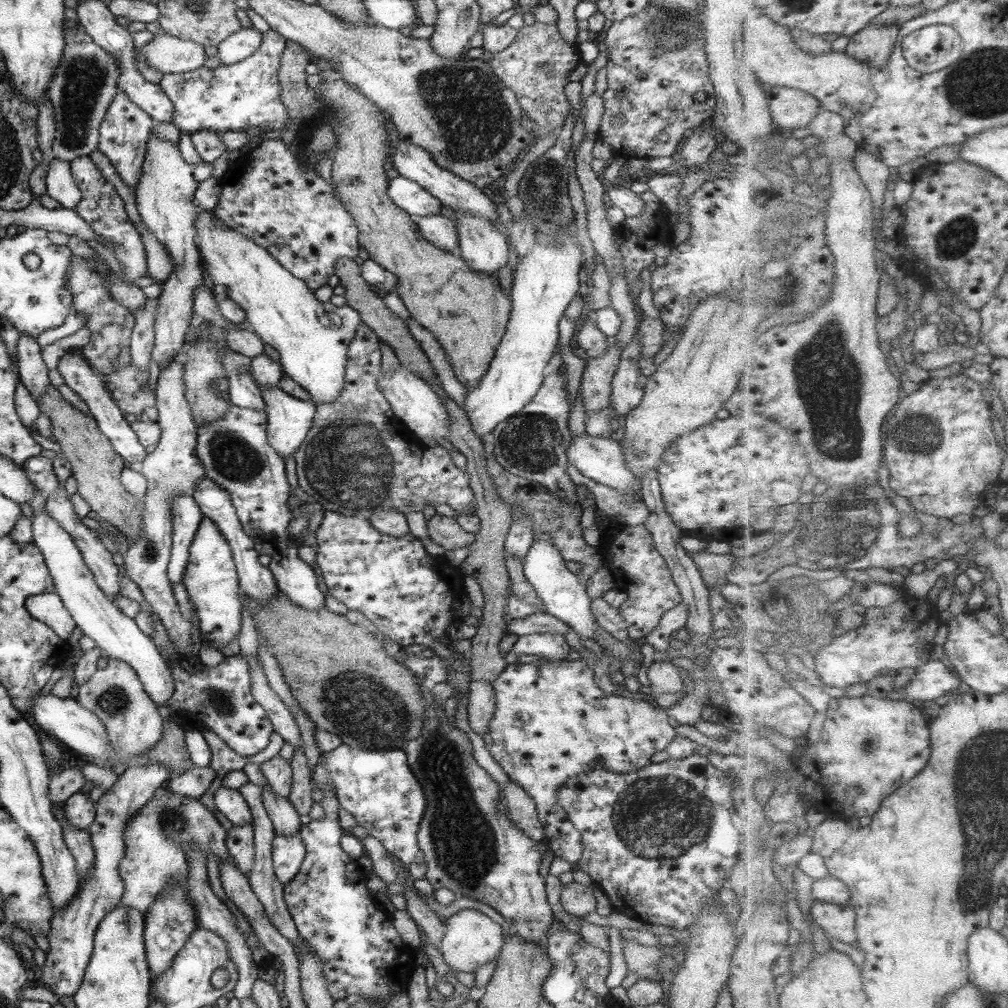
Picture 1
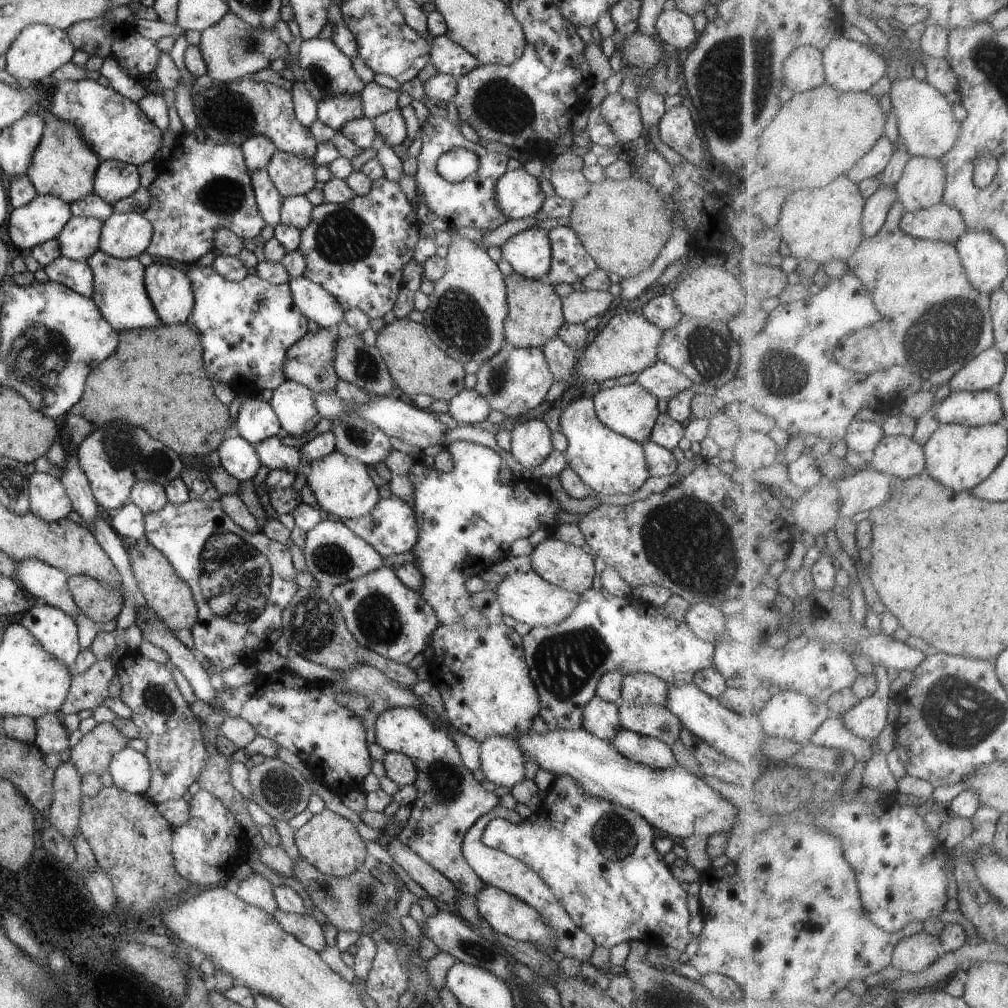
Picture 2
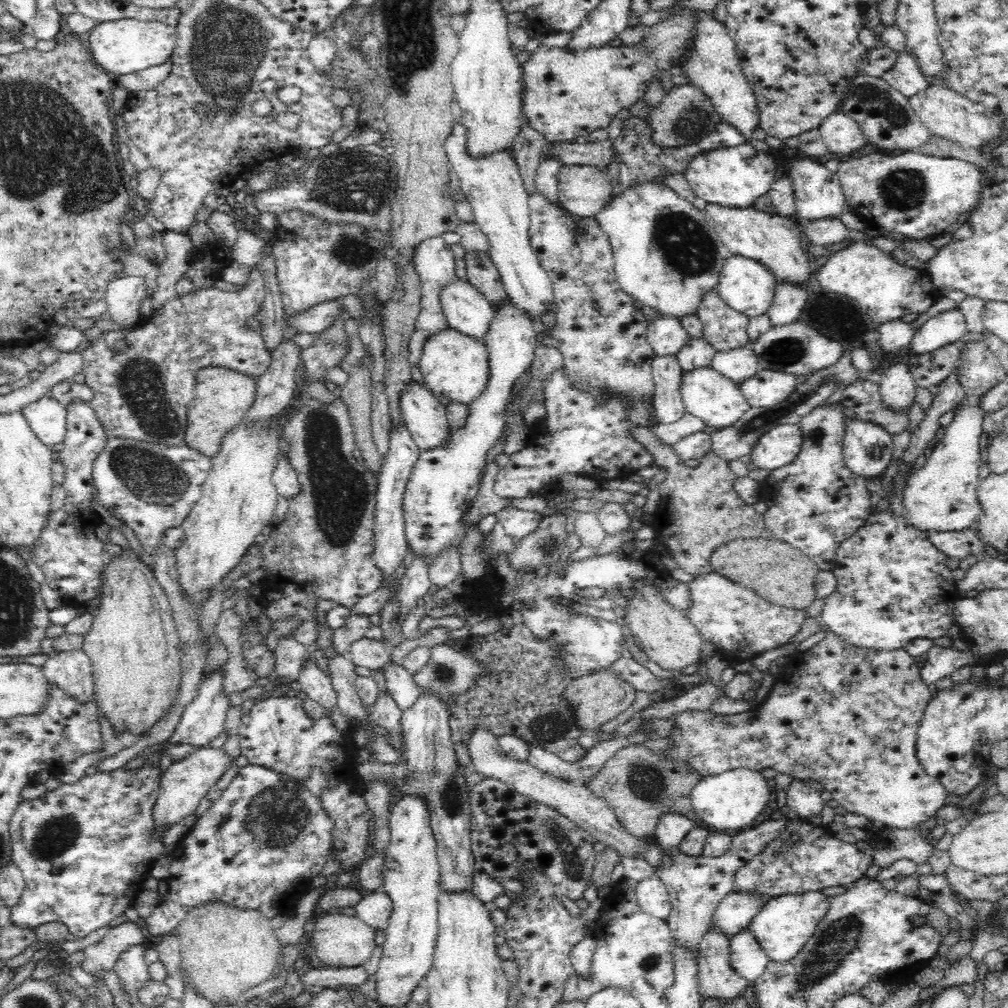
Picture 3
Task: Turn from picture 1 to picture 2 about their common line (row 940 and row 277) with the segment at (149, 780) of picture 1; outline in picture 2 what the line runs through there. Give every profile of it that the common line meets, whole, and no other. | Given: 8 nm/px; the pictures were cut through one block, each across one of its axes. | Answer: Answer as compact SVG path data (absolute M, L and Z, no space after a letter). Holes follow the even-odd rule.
M58 257L45 266L44 272L50 281L64 285L70 290L91 298L93 291L93 270L86 261Z

